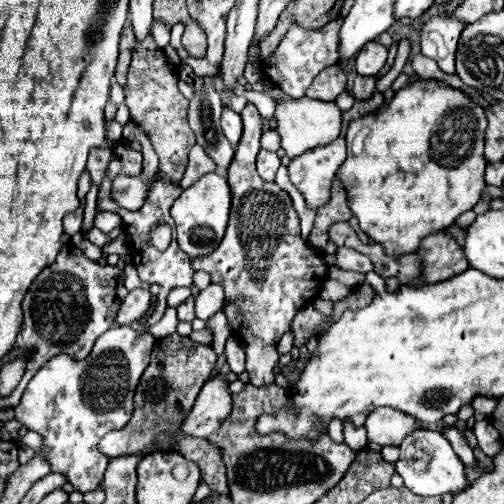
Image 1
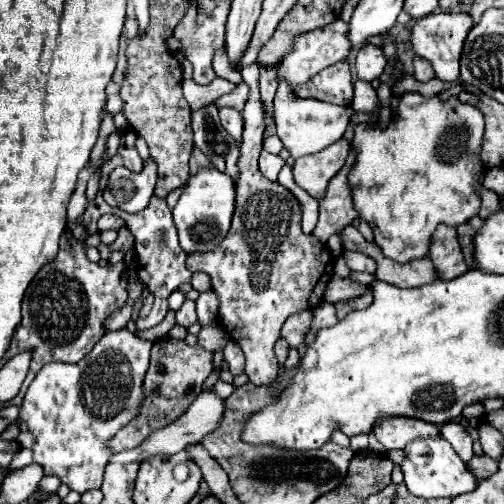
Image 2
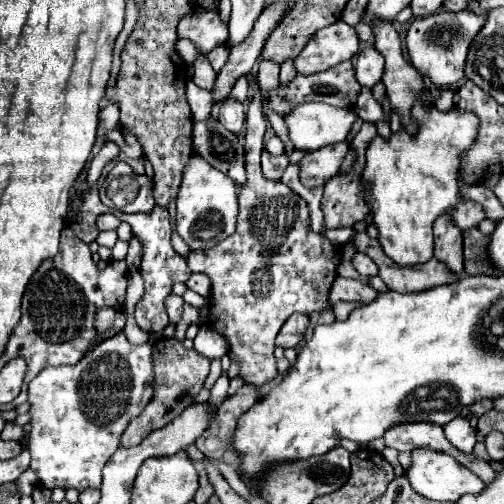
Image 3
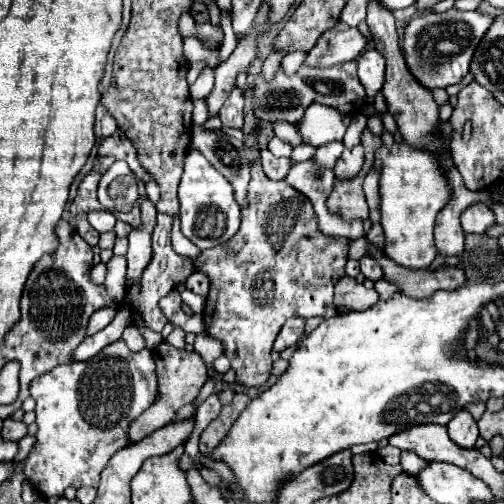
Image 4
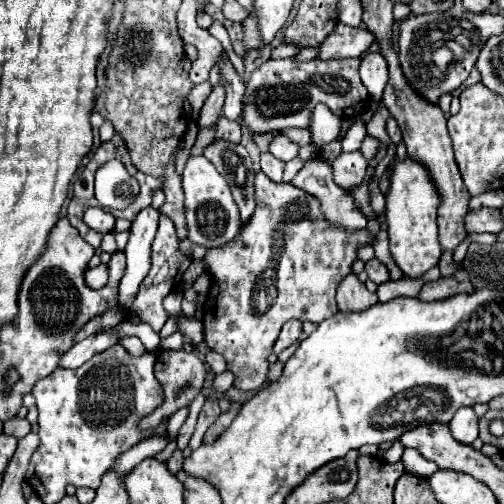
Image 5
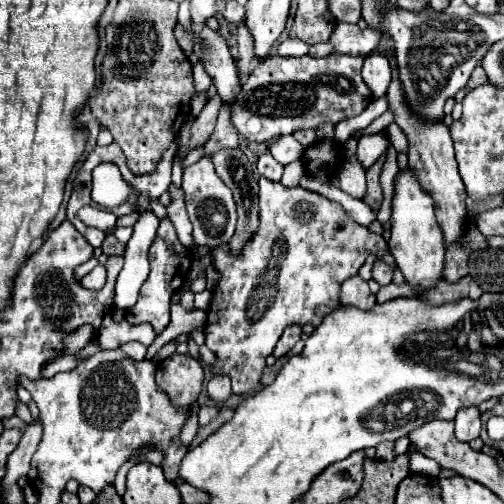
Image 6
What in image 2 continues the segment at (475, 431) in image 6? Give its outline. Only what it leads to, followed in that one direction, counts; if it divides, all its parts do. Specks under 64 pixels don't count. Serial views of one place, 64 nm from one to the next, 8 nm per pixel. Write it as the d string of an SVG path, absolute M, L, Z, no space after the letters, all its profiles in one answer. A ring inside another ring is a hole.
M448 422L448 424L444 424L442 436L452 444L452 448L456 450L456 454L458 454L464 462L466 462L466 460L472 460L473 439L458 422Z

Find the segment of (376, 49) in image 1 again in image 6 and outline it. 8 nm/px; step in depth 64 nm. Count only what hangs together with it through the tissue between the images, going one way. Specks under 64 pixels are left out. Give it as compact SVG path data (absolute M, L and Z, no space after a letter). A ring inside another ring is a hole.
M370 54L364 58L362 66L364 84L372 90L374 98L382 98L390 84L390 64L388 58L382 54Z

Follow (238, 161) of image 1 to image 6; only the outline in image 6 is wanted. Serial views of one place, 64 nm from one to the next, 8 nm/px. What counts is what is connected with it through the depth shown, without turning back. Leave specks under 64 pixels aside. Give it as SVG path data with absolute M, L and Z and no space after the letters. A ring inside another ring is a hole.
M260 176L260 226L252 238L244 244L238 256L232 256L228 244L214 248L212 264L220 274L216 288L212 290L212 302L208 308L208 320L204 326L206 346L218 356L214 374L228 374L232 378L234 394L248 394L258 388L262 372L266 368L266 356L272 354L278 338L288 324L314 324L318 326L340 302L340 284L358 274L366 256L374 252L378 258L388 250L386 240L380 234L370 232L364 226L352 224L344 210L316 192L308 192L300 186L288 188L280 182Z

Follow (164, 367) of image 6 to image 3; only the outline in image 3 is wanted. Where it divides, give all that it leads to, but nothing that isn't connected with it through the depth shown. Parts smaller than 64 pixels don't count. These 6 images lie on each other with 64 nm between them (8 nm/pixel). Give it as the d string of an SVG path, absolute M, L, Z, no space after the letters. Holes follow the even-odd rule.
M160 338L154 342L152 348L152 362L154 362L154 380L152 380L152 400L144 408L144 412L134 418L128 428L120 436L120 446L122 448L132 448L140 444L150 432L166 426L172 422L184 408L188 408L194 400L194 396L200 392L204 386L204 380L210 372L210 360L202 356L200 352L186 350L180 340L176 338Z

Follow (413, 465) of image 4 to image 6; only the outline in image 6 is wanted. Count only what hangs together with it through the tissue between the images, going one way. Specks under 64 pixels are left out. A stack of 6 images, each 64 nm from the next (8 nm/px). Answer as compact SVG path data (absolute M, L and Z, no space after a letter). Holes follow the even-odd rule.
M408 452L408 460L410 460L410 472L412 474L428 474L432 478L436 478L440 474L440 466L434 460L428 460L426 456L422 456L420 452Z

